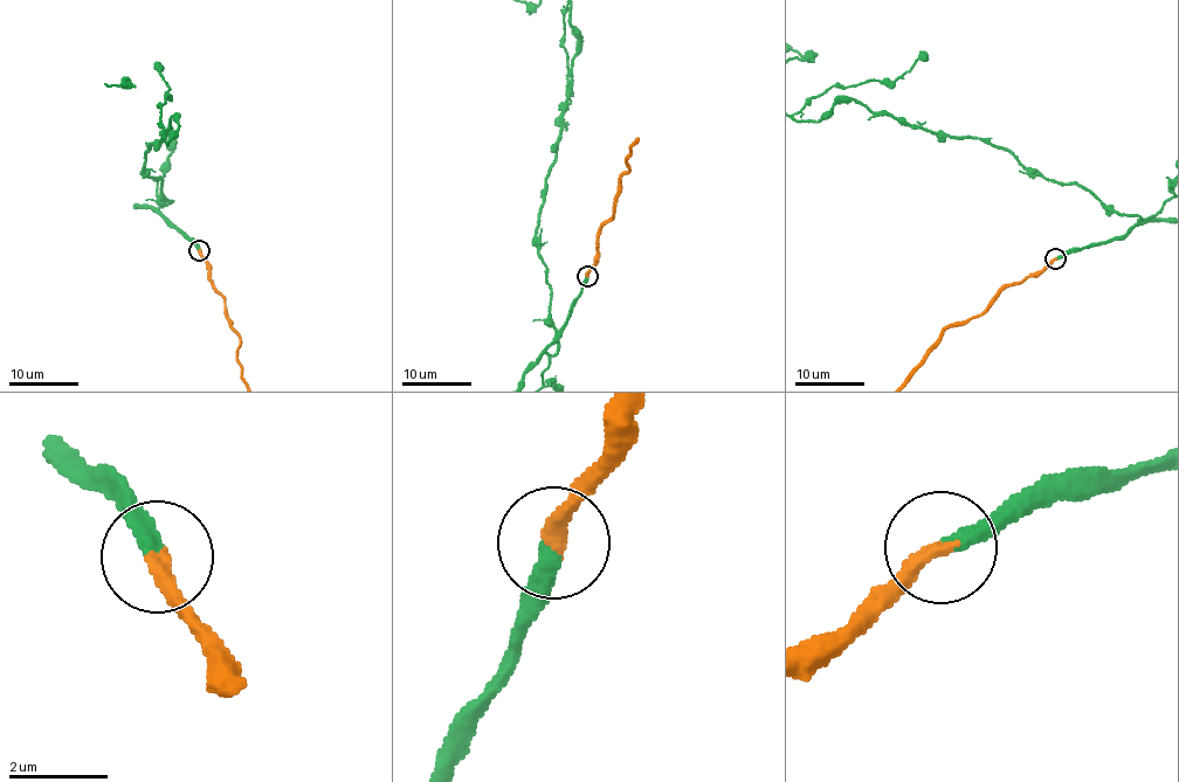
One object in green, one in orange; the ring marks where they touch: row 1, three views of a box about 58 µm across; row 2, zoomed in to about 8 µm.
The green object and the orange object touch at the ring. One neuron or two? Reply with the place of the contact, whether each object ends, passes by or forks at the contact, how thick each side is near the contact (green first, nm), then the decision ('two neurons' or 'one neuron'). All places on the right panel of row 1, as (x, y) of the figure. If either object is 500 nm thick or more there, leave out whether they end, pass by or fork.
(1055, 258) | green ends | orange ends | 340/320 nm | one neuron

